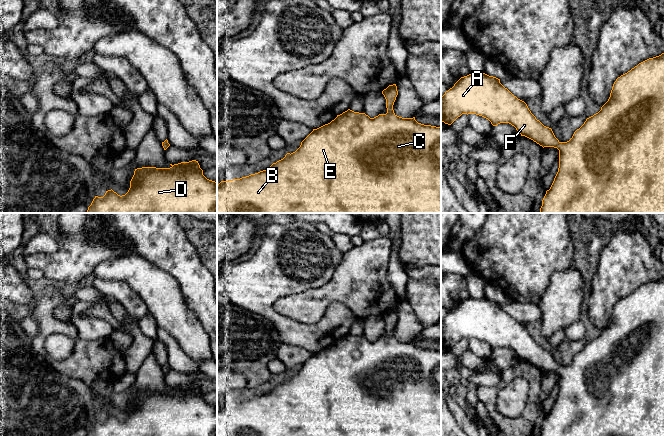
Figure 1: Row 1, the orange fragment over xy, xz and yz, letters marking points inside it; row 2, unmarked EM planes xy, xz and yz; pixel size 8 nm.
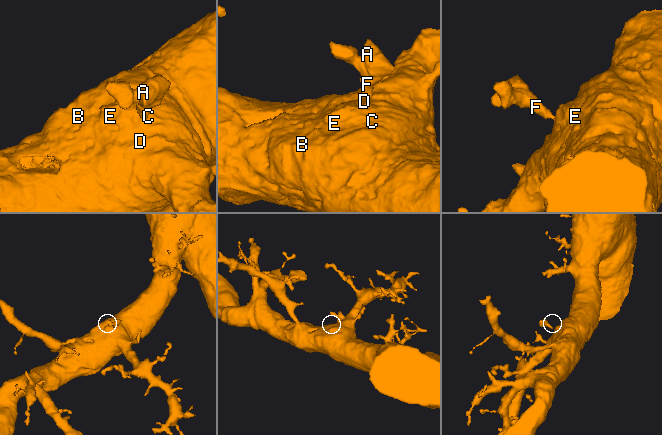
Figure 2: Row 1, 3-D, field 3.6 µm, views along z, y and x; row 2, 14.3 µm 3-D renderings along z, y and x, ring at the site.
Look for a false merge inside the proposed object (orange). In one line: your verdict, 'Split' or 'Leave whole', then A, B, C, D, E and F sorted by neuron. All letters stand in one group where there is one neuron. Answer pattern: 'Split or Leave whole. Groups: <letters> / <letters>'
Leave whole. Groups: A B C D E F

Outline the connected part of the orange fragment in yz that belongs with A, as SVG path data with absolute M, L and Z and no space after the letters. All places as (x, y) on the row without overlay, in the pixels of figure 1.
M665 276L659 280L649 282L627 297L621 299L613 308L608 325L601 331L601 334L586 343L584 348L577 353L572 362L567 366L560 366L554 359L551 352L544 350L531 337L527 328L514 320L501 307L500 303L489 300L485 297L480 299L467 299L461 301L452 312L441 321L441 345L451 349L462 338L476 338L488 343L493 350L500 347L509 347L516 354L540 370L554 371L559 374L559 392L554 405L542 424L539 437L665 437Z

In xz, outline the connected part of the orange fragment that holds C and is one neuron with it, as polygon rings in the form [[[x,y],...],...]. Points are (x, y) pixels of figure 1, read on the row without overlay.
[[[396,308],[382,315],[386,323],[386,338],[370,342],[365,337],[350,333],[313,355],[293,377],[273,387],[267,394],[240,403],[217,408],[217,437],[441,437],[441,352],[418,347],[413,342],[402,342],[394,337],[393,329],[398,319]]]

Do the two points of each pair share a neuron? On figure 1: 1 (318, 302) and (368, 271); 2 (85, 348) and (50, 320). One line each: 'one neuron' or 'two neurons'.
1: one neuron
2: one neuron

